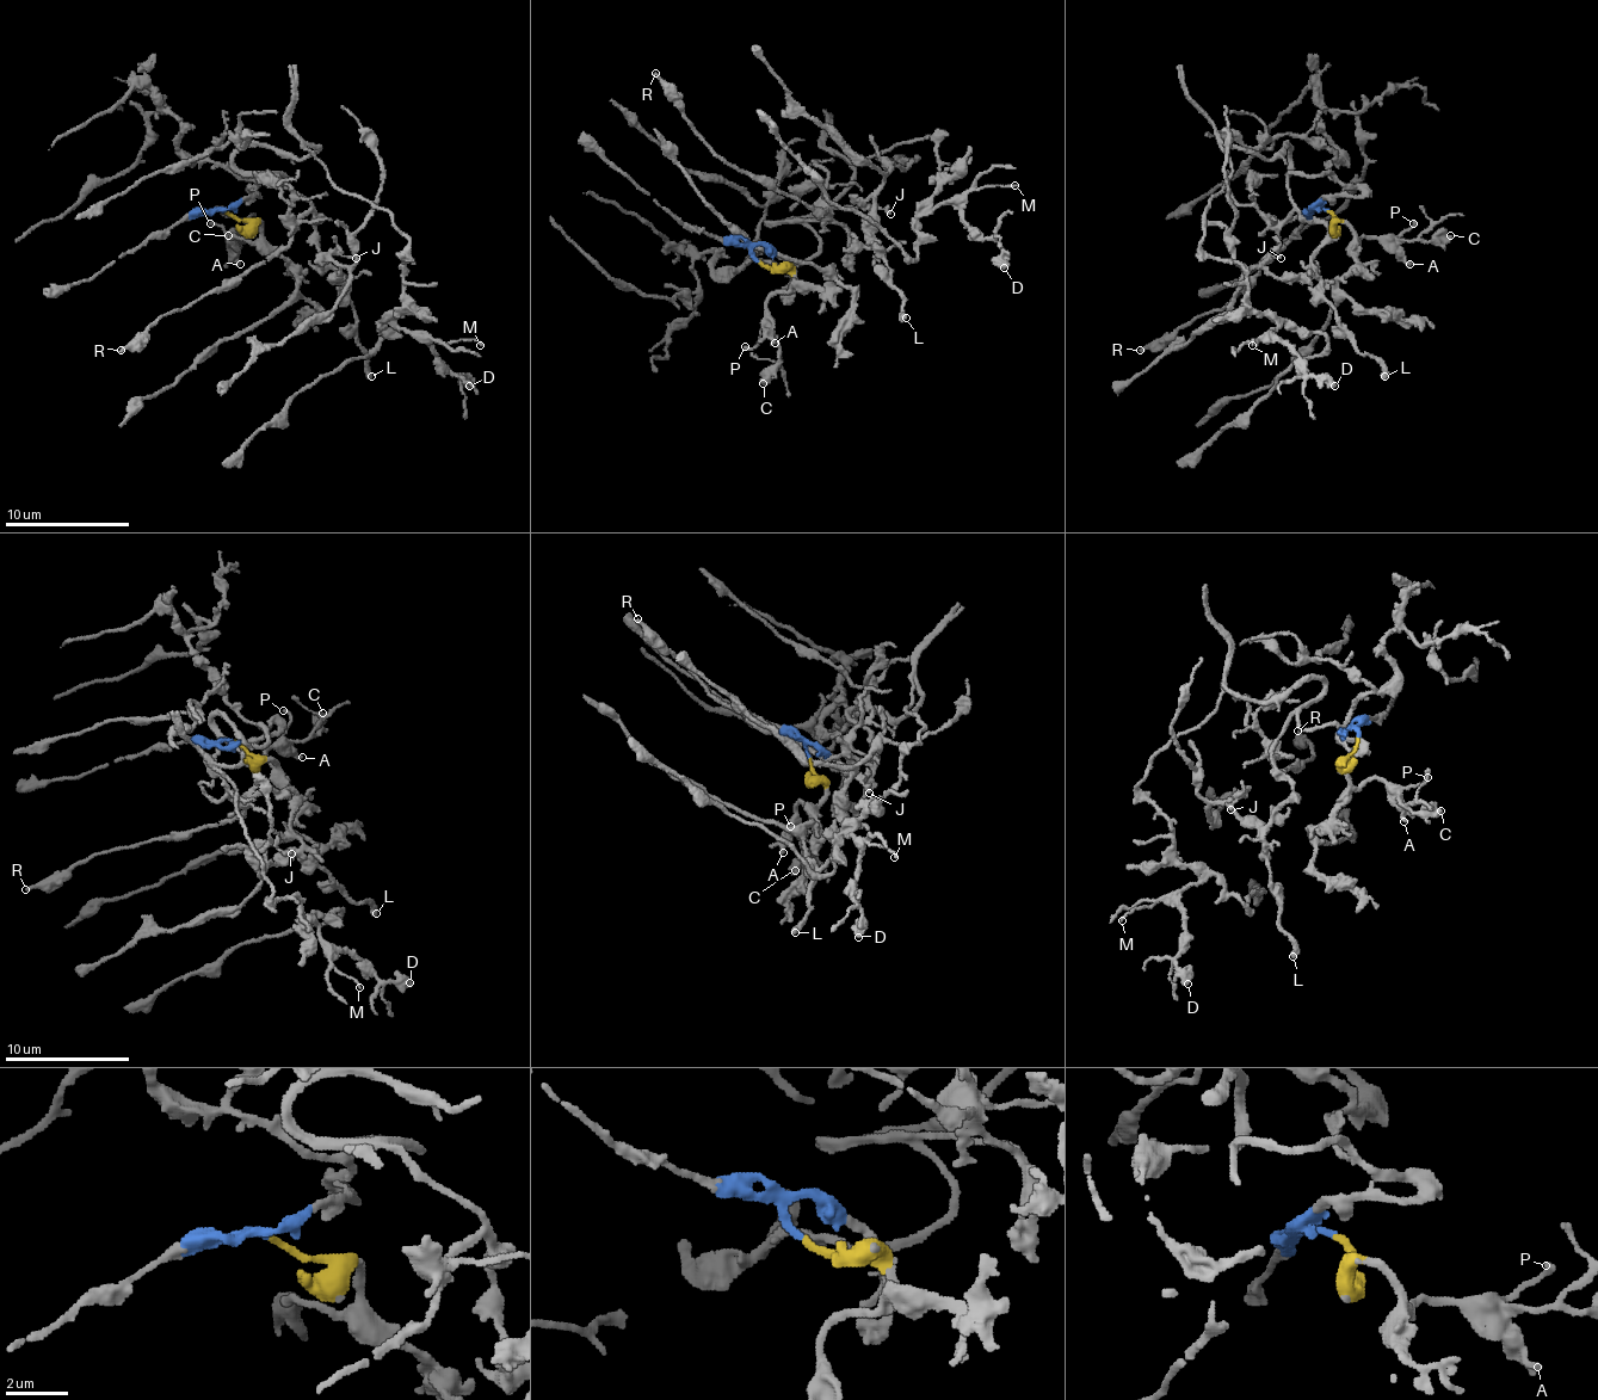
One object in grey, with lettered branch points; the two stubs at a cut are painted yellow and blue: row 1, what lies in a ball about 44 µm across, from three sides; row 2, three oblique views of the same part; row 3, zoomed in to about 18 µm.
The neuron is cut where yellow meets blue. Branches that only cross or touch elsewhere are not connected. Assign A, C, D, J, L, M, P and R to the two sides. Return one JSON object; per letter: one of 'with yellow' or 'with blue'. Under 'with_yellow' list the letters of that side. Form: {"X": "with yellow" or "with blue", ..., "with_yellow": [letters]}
{"A": "with yellow", "C": "with yellow", "D": "with blue", "J": "with blue", "L": "with blue", "M": "with blue", "P": "with yellow", "R": "with blue", "with_yellow": ["A", "C", "P"]}

